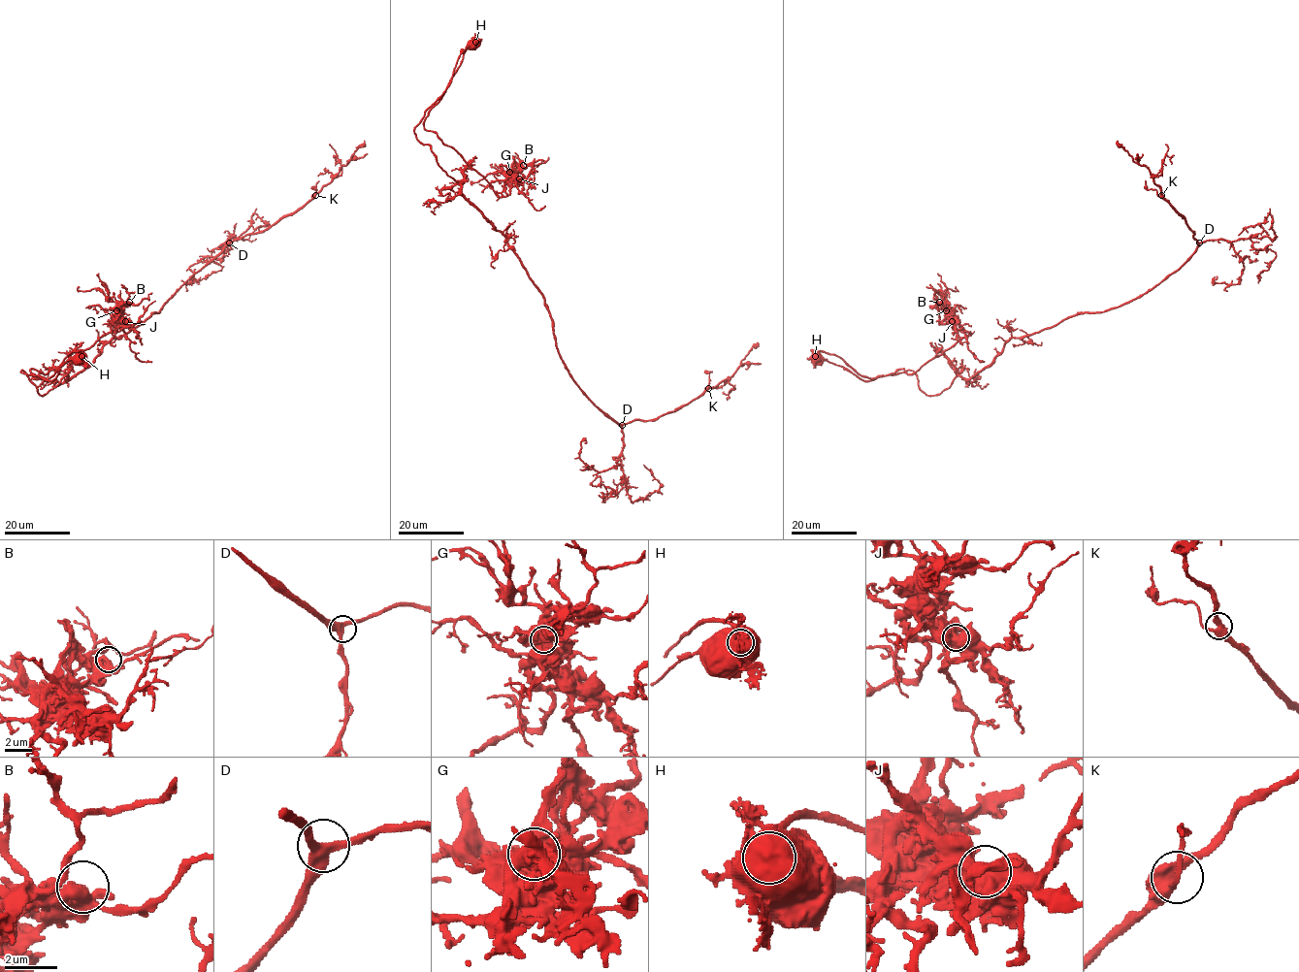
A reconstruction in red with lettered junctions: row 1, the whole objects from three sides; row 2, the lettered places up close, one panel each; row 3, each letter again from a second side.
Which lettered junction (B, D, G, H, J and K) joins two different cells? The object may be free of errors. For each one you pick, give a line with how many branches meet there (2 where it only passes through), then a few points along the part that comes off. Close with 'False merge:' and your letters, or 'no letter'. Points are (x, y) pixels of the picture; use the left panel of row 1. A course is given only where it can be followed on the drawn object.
H: 1 | (82, 356), (69, 354), (48, 378), (31, 372), (46, 374), (116, 331), (116, 303), (78, 286)
False merge: H

